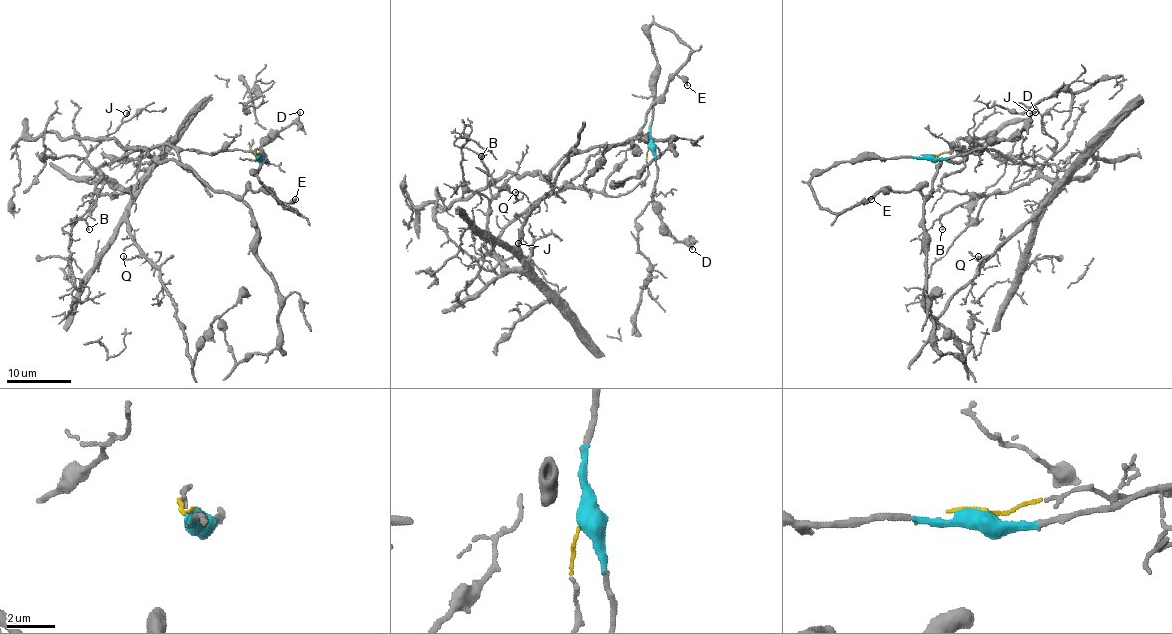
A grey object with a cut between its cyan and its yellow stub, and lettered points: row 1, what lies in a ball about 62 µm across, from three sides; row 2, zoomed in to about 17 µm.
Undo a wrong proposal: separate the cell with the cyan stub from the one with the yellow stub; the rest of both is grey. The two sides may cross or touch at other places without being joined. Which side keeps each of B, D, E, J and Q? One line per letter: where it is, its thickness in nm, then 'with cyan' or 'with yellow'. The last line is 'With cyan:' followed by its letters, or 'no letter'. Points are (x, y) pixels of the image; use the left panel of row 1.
B: at (89, 229); 130 nm thick; with yellow
D: at (300, 112); 180 nm thick; with cyan
E: at (295, 199); 280 nm thick; with cyan
J: at (126, 113); 110 nm thick; with yellow
Q: at (123, 256); 130 nm thick; with yellow
With cyan: D, E

